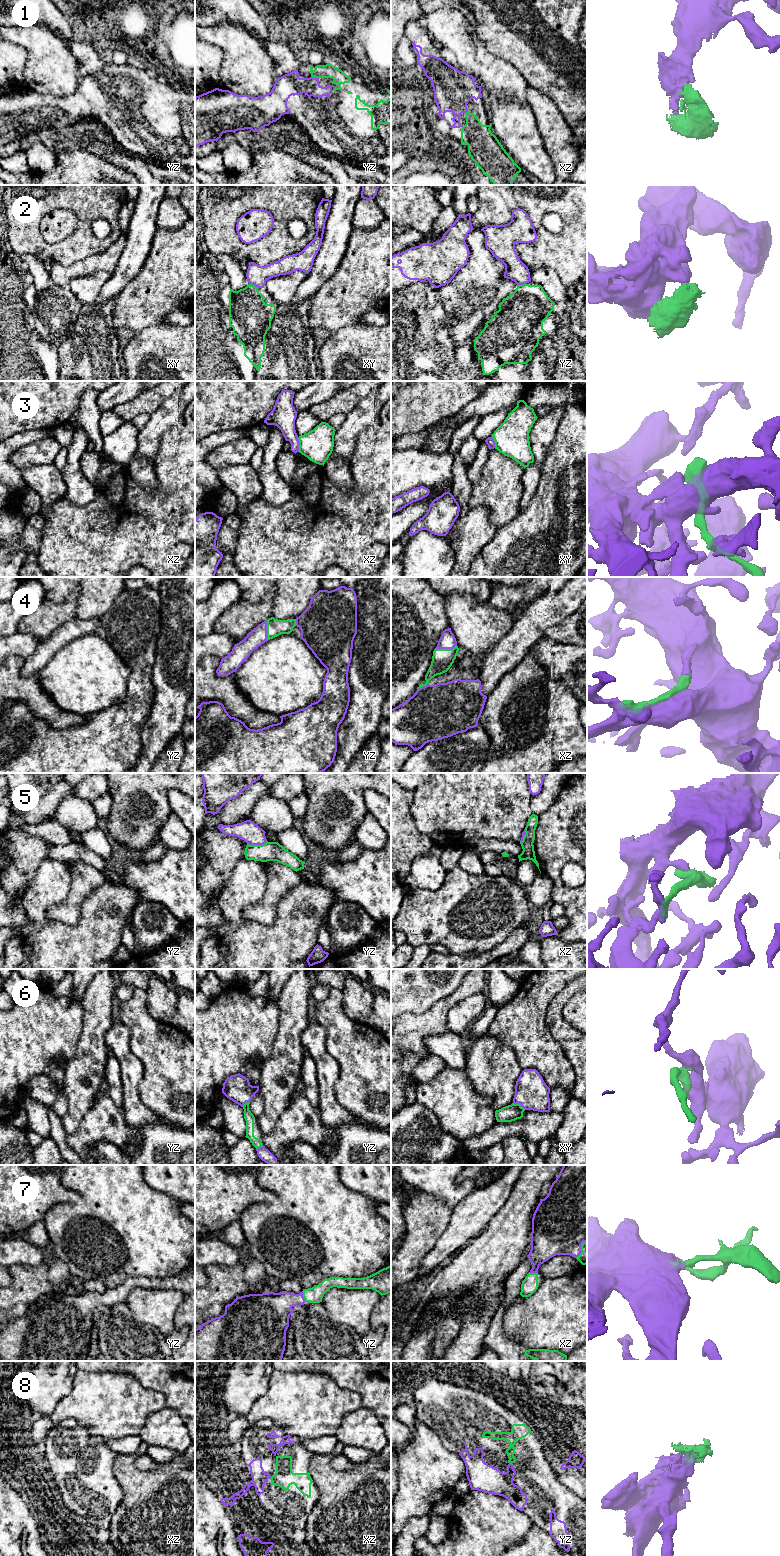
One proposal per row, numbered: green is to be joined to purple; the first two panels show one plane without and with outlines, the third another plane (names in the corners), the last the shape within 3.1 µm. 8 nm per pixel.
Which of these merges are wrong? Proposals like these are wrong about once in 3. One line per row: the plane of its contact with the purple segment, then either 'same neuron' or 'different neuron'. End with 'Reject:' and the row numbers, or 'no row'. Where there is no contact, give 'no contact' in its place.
1: contact in yz; same neuron
2: contact in yz; different neuron
3: contact in xz; different neuron
4: contact in xz; same neuron
5: contact in yz; different neuron
6: contact in xy; same neuron
7: contact in yz; same neuron
8: contact in xz; same neuron
Reject: 2, 3, 5

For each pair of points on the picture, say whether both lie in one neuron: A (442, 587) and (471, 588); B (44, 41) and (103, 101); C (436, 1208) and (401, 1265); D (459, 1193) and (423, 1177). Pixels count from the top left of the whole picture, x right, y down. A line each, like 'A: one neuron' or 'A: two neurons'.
A: one neuron
B: two neurons
C: one neuron
D: one neuron

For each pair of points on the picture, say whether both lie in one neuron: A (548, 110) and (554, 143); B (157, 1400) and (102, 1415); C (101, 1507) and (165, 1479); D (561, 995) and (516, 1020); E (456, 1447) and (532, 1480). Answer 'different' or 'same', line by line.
A: same
B: same
C: different
D: same
E: same

